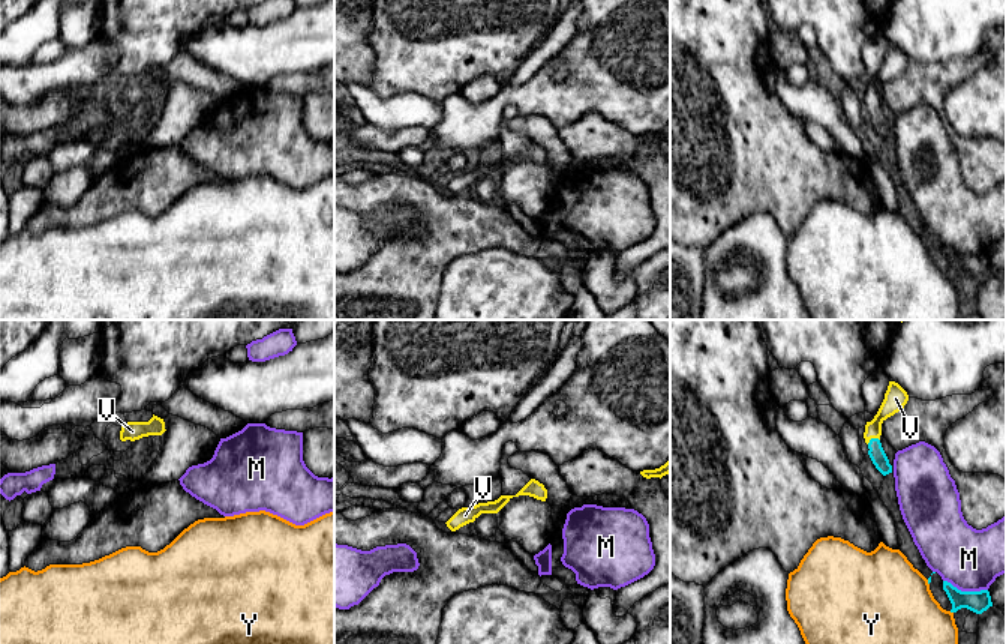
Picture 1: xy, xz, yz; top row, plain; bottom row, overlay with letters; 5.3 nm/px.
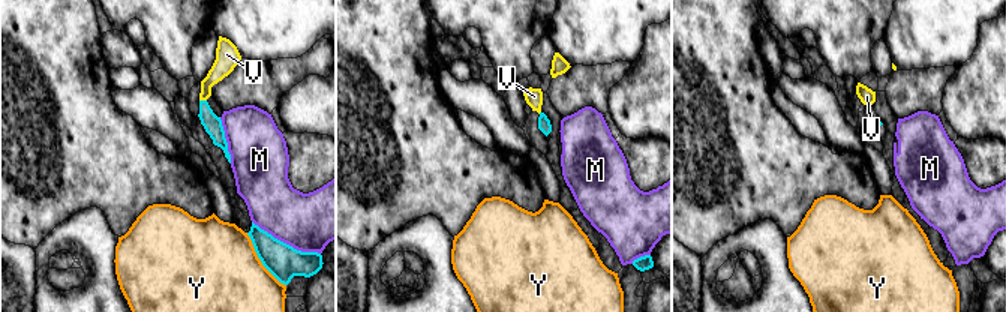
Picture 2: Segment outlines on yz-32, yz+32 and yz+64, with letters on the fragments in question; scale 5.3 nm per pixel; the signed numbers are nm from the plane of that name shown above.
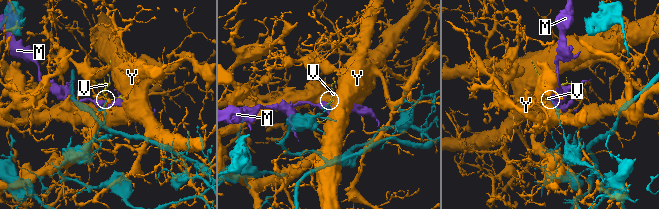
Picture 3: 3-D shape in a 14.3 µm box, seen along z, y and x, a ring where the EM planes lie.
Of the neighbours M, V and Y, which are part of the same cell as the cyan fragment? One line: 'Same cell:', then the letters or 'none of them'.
Same cell: V

